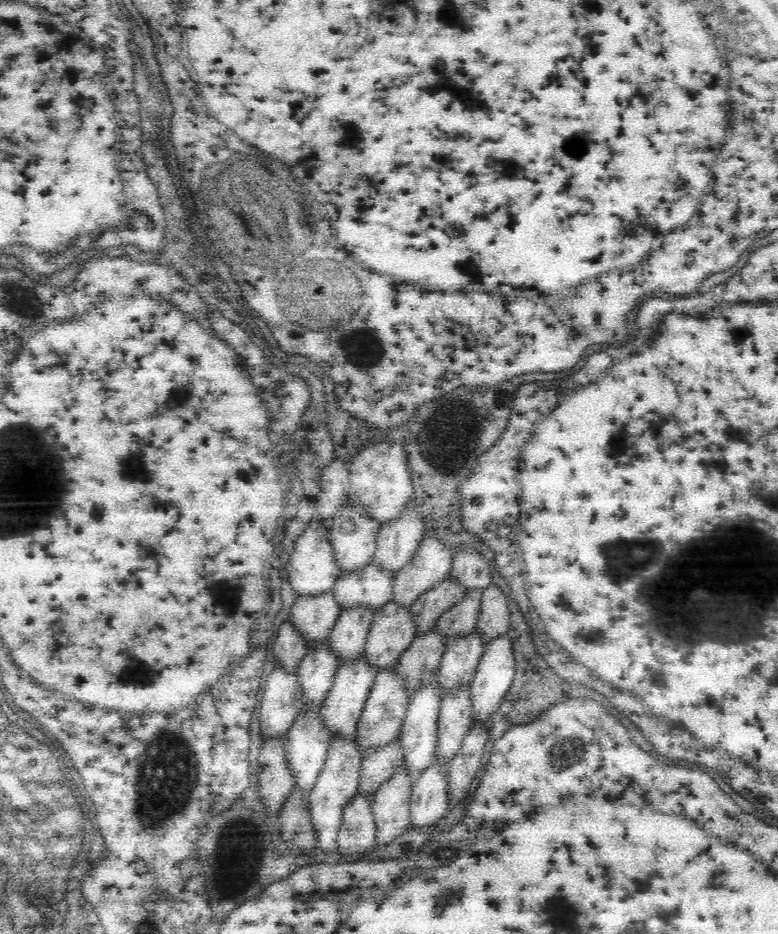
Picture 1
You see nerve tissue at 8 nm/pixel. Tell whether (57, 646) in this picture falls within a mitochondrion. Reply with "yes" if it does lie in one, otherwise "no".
no

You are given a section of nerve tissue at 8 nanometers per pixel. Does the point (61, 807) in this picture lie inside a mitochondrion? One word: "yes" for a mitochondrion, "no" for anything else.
yes

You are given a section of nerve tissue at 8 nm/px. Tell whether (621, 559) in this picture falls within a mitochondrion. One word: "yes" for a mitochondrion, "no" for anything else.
yes

